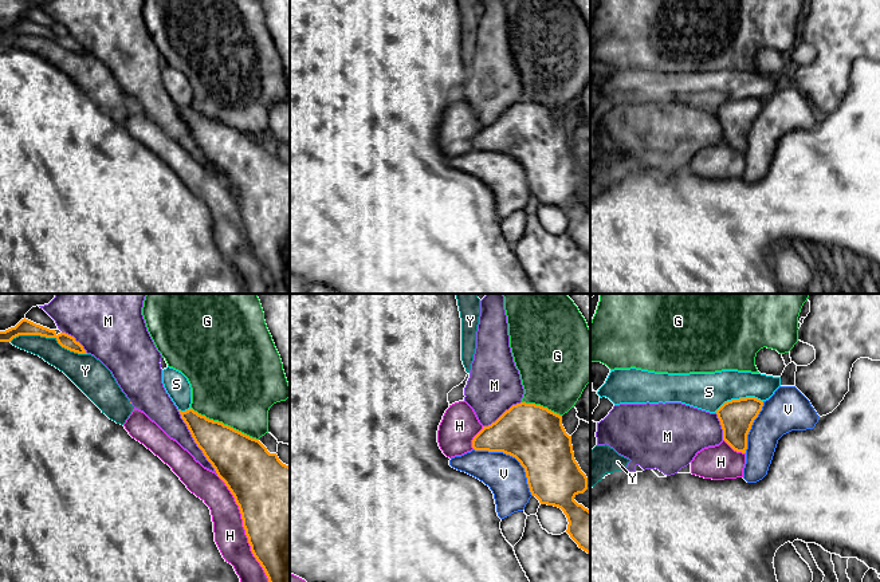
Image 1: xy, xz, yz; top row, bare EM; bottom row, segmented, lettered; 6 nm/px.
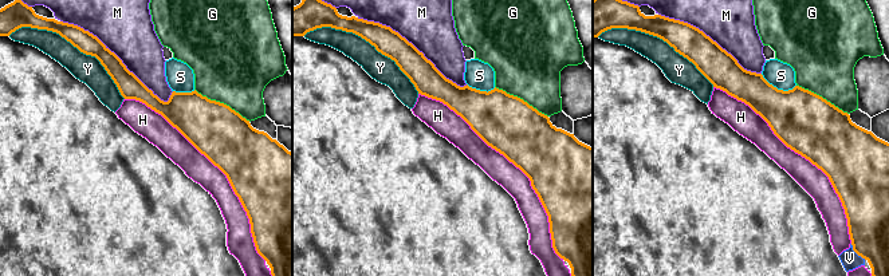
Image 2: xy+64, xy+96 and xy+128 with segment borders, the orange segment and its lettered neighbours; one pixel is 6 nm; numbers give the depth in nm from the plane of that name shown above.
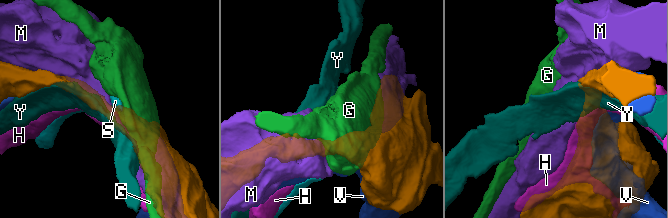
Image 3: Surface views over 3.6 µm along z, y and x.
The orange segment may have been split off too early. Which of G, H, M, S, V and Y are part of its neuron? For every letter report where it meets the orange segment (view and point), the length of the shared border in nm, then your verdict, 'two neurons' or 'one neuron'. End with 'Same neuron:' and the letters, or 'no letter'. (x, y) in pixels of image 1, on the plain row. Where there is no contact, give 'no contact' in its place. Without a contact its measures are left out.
G: xy (223, 124) | 460 nm | two neurons
H: xy (246, 234) | 800 nm | two neurons
M: xy (195, 141) | 460 nm | two neurons
S: yz (739, 98) | 300 nm | two neurons
V: xz (513, 156) | 460 nm | two neurons
Y: xy (48, 36) | 480 nm | two neurons
Same neuron: no letter

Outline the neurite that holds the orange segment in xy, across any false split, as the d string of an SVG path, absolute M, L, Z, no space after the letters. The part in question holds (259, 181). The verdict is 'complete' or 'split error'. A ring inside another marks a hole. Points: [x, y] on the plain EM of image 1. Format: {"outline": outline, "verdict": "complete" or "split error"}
{"outline": "M192 107L185 111L178 111L195 142L233 194L241 213L243 227L251 251L268 278L271 294L290 294L290 166L283 164L276 153L270 153L256 138L223 122L209 119Z", "verdict": "complete"}

